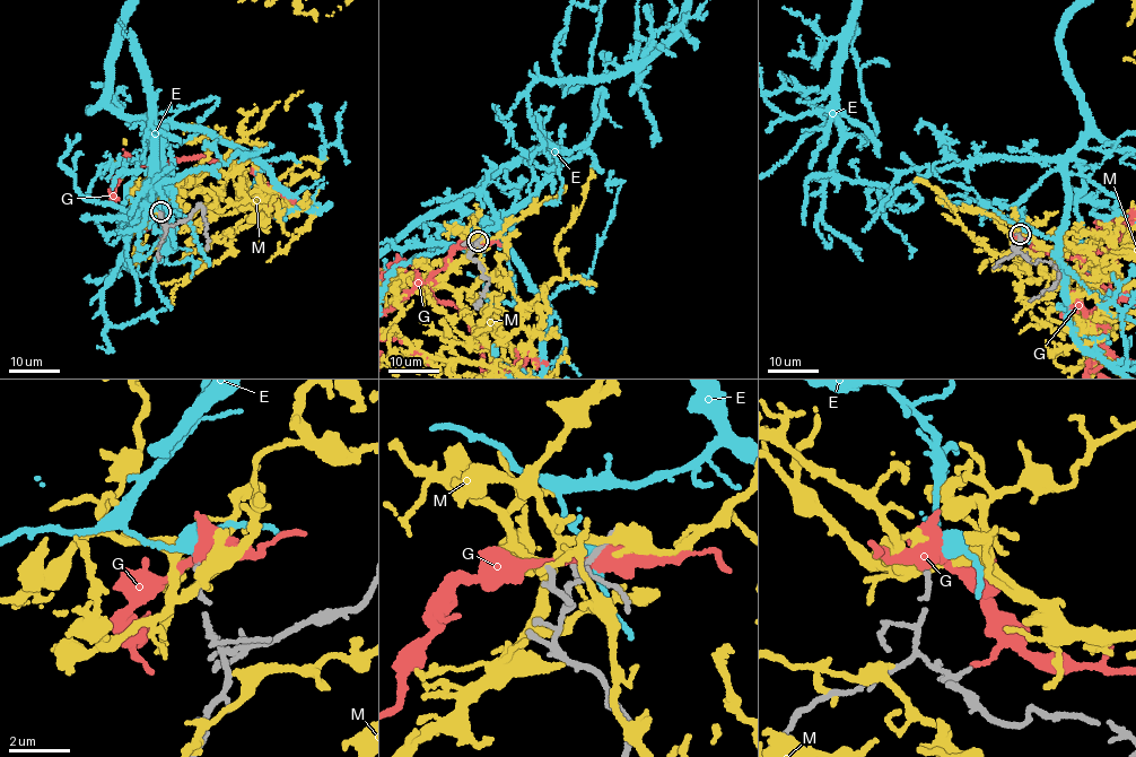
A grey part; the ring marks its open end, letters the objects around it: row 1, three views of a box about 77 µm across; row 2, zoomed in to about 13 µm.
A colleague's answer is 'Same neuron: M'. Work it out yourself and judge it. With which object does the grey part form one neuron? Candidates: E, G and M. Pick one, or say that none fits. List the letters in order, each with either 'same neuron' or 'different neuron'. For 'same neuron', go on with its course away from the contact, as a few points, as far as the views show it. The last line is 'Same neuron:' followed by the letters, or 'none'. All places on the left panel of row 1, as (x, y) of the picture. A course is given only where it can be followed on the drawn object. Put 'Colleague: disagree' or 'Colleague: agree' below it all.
E: same neuron
G: different neuron
M: different neuron
Same neuron: E
Colleague: disagree

